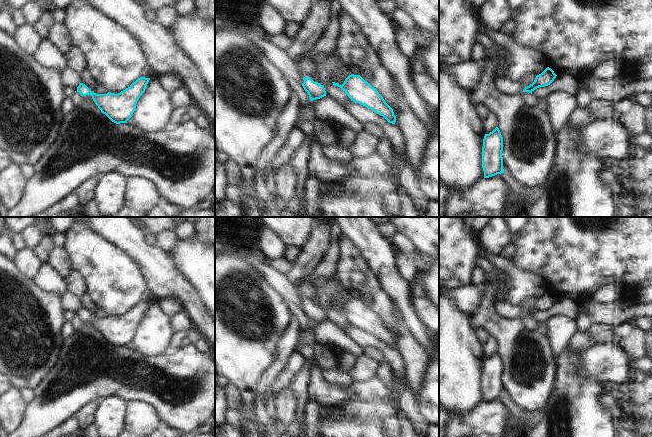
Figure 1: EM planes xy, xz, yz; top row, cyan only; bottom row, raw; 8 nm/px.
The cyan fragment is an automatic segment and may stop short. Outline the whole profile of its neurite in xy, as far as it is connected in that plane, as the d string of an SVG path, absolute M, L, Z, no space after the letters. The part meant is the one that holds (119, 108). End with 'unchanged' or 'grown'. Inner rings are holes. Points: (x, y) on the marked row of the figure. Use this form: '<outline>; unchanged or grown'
M140 77L118 94L111 92L96 94L83 83L79 84L77 92L81 96L91 95L101 112L112 122L116 124L127 123L135 111L137 101L145 92L149 80L150 78Z; unchanged

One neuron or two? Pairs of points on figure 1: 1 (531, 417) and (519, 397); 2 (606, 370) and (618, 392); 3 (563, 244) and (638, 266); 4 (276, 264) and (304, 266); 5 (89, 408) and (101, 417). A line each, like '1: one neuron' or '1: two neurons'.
1: two neurons
2: two neurons
3: one neuron
4: two neurons
5: two neurons

